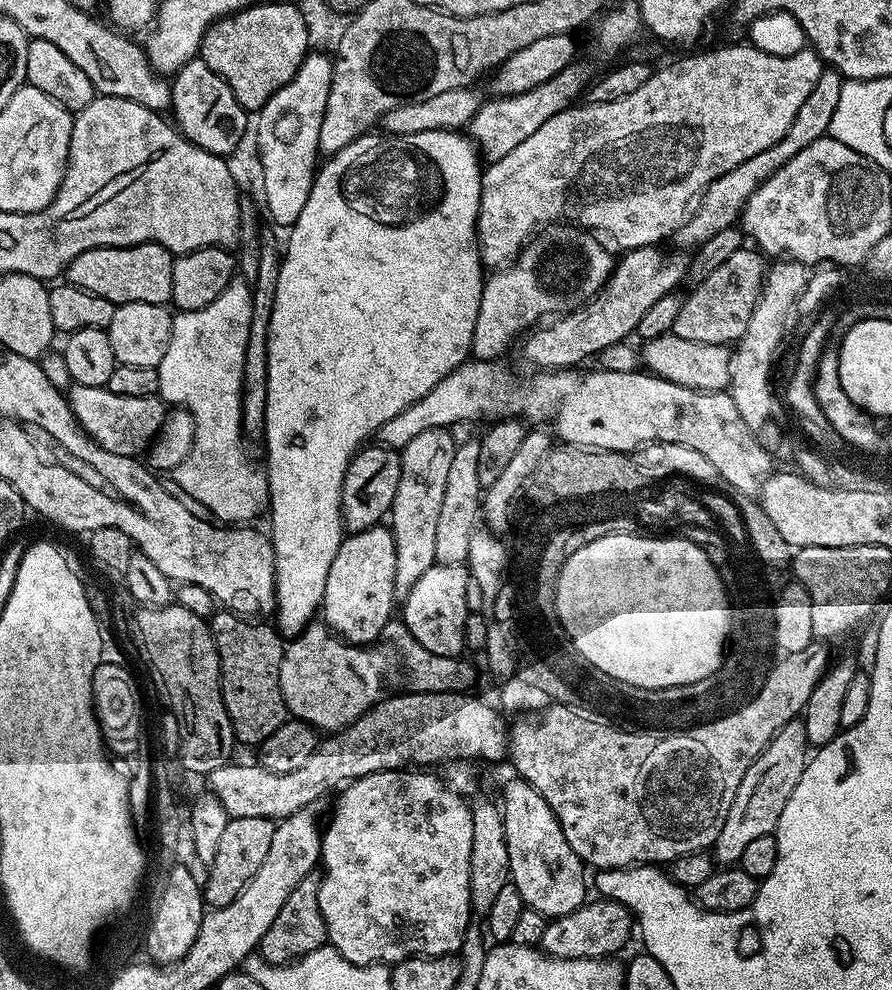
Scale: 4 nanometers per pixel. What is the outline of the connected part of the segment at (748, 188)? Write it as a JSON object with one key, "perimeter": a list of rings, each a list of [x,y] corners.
{"perimeter":[[[825,67],[818,82],[814,82],[814,90],[810,90],[810,95],[806,98],[806,102],[802,102],[798,114],[794,114],[794,122],[790,122],[790,130],[786,130],[786,134],[782,134],[782,138],[778,138],[778,142],[770,146],[770,150],[762,150],[762,154],[754,154],[754,158],[746,158],[742,166],[734,166],[734,170],[726,170],[726,174],[722,174],[717,180],[708,184],[699,197],[698,207],[674,234],[675,247],[680,250],[695,250],[702,242],[706,242],[706,238],[714,238],[718,230],[733,227],[741,219],[746,202],[750,202],[750,194],[758,190],[762,181],[770,178],[774,170],[782,170],[782,166],[786,166],[786,162],[790,162],[794,154],[806,150],[810,142],[818,142],[823,136],[828,135],[830,118],[834,118],[834,109],[838,106],[838,97],[842,95],[844,81],[844,77],[839,72]]]}

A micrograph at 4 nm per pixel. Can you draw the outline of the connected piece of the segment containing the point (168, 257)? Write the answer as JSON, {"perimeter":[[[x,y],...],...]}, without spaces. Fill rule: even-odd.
{"perimeter":[[[154,243],[132,244],[129,248],[91,248],[70,261],[66,280],[85,294],[102,298],[112,306],[130,302],[167,305],[172,299],[173,259],[173,253]]]}

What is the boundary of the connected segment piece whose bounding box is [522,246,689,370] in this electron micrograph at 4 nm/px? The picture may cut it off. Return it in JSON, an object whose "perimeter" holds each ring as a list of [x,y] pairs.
{"perimeter":[[[656,246],[627,249],[621,255],[624,257],[621,260],[619,257],[615,261],[607,282],[593,300],[589,300],[580,308],[572,309],[571,312],[563,313],[559,318],[545,323],[543,326],[531,329],[523,337],[525,358],[530,363],[536,364],[532,366],[540,370],[572,370],[580,366],[583,360],[588,360],[591,356],[593,359],[597,354],[606,350],[608,346],[627,341],[635,333],[638,322],[642,322],[642,314],[646,314],[646,310],[650,310],[650,306],[654,306],[654,302],[658,302],[658,298],[662,298],[668,292],[677,291],[681,287],[680,280],[682,284],[688,275],[689,257],[683,251],[659,252],[660,250]]]}

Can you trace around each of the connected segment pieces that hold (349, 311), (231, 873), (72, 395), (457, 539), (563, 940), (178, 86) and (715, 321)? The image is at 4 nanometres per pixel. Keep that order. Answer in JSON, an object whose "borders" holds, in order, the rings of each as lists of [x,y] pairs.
{"borders":[[[[424,130],[422,134],[414,134],[411,136],[389,136],[387,134],[365,134],[356,139],[356,188],[372,188],[372,200],[376,200],[376,188],[384,188],[384,208],[360,208],[360,212],[364,212],[364,216],[356,216],[356,212],[348,212],[348,208],[340,208],[340,196],[336,196],[336,184],[332,184],[332,164],[328,159],[323,161],[322,167],[317,171],[316,178],[312,182],[310,190],[310,198],[306,198],[306,206],[302,206],[302,214],[298,214],[298,222],[291,225],[288,236],[288,253],[283,253],[280,262],[280,273],[278,274],[278,282],[276,283],[276,301],[273,306],[273,313],[270,314],[269,332],[268,332],[268,389],[266,390],[266,414],[264,415],[264,442],[263,447],[268,448],[268,468],[266,467],[266,475],[268,478],[268,498],[270,501],[270,512],[272,508],[272,532],[270,531],[270,539],[272,541],[272,549],[276,555],[276,610],[274,613],[274,624],[281,636],[285,638],[295,638],[313,623],[312,616],[321,611],[324,603],[324,591],[326,590],[326,574],[330,574],[330,562],[334,562],[334,554],[338,554],[338,546],[346,535],[344,521],[340,519],[340,503],[342,502],[342,482],[344,475],[348,469],[348,463],[352,457],[356,455],[358,449],[365,443],[367,436],[375,437],[380,431],[380,427],[386,422],[390,422],[390,418],[394,418],[394,414],[402,414],[402,410],[406,410],[406,406],[410,406],[414,402],[418,402],[418,398],[422,398],[422,394],[430,394],[430,390],[434,390],[434,386],[438,386],[438,382],[442,382],[442,378],[446,378],[446,374],[458,367],[459,364],[465,363],[469,359],[472,350],[472,339],[474,338],[474,322],[478,322],[478,306],[482,302],[482,290],[486,279],[486,269],[480,263],[480,249],[476,243],[476,215],[480,209],[480,178],[482,175],[482,157],[475,144],[463,131],[457,130],[447,132],[446,130]]],[[[238,818],[229,819],[226,830],[222,833],[222,839],[218,842],[218,854],[214,856],[214,862],[207,867],[208,877],[203,877],[202,891],[204,903],[209,909],[230,906],[234,898],[242,894],[242,890],[262,870],[262,862],[266,859],[266,853],[270,851],[270,841],[274,839],[274,830],[277,821],[266,818]]],[[[72,384],[69,389],[66,399],[80,429],[102,450],[110,450],[110,454],[139,457],[151,445],[168,413],[167,405],[159,395],[126,398],[114,394],[106,386],[95,388],[81,384]]],[[[479,439],[457,444],[454,459],[446,477],[446,490],[442,490],[442,507],[438,514],[434,554],[437,564],[467,565],[470,554],[470,538],[482,520],[482,489],[478,482]]],[[[596,898],[593,904],[586,902],[566,916],[549,919],[539,947],[559,960],[594,960],[616,954],[612,952],[618,951],[631,936],[634,936],[634,917],[628,907],[617,900]]],[[[199,58],[186,62],[186,66],[182,66],[171,77],[170,83],[170,116],[180,135],[210,154],[231,157],[231,152],[243,142],[244,135],[250,132],[249,113],[244,111],[238,98],[234,98],[234,90],[230,90],[230,86],[226,86],[226,82],[222,82],[222,78],[218,78],[218,74],[214,74],[214,70],[210,70],[210,66],[206,66],[206,62]]],[[[752,246],[742,247],[738,254],[726,258],[726,262],[706,278],[706,282],[695,285],[692,293],[684,296],[684,305],[671,335],[686,338],[686,342],[735,345],[742,334],[746,334],[746,326],[750,326],[750,314],[754,314],[754,306],[764,285],[766,263],[763,259],[765,257]]]]}

